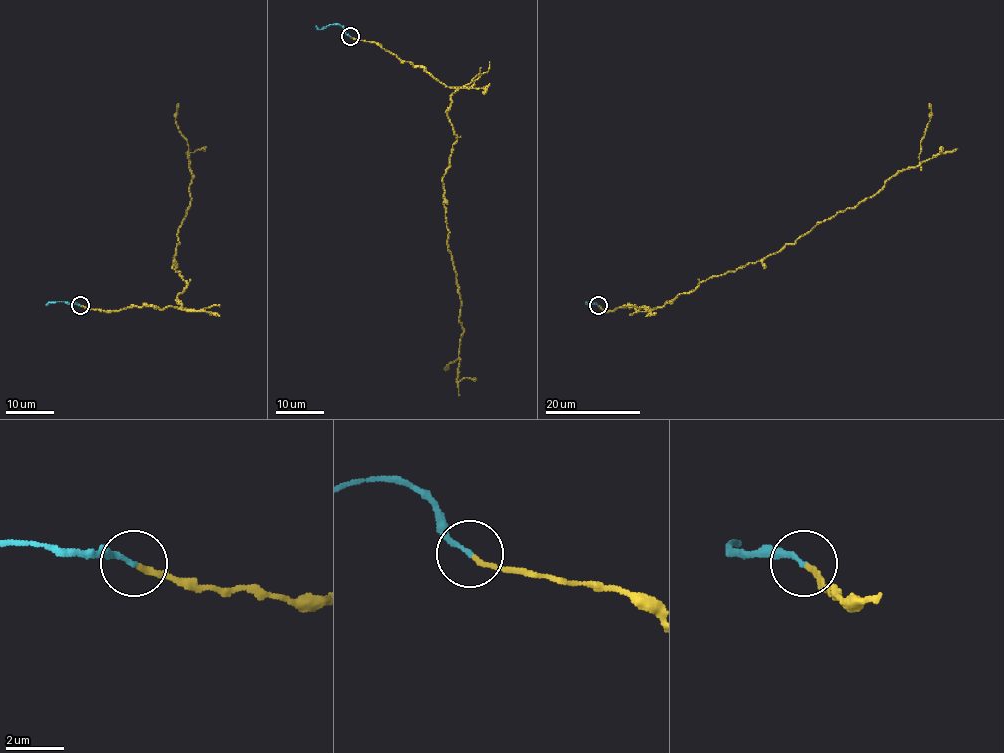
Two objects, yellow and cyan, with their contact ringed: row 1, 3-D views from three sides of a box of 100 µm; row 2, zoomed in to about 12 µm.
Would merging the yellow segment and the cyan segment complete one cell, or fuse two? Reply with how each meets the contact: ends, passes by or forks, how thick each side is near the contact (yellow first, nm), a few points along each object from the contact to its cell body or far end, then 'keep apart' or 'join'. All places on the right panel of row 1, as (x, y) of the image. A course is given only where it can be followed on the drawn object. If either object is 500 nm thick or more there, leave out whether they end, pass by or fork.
yellow ends there; cyan ends there; 180 nm thick on the yellow side, 170 nm on the other; yellow runs (598, 305), (606, 311), (663, 306), (854, 208), (919, 164), (928, 103); cyan runs (598, 305), (586, 302), (591, 303), (588, 305); keep apart

